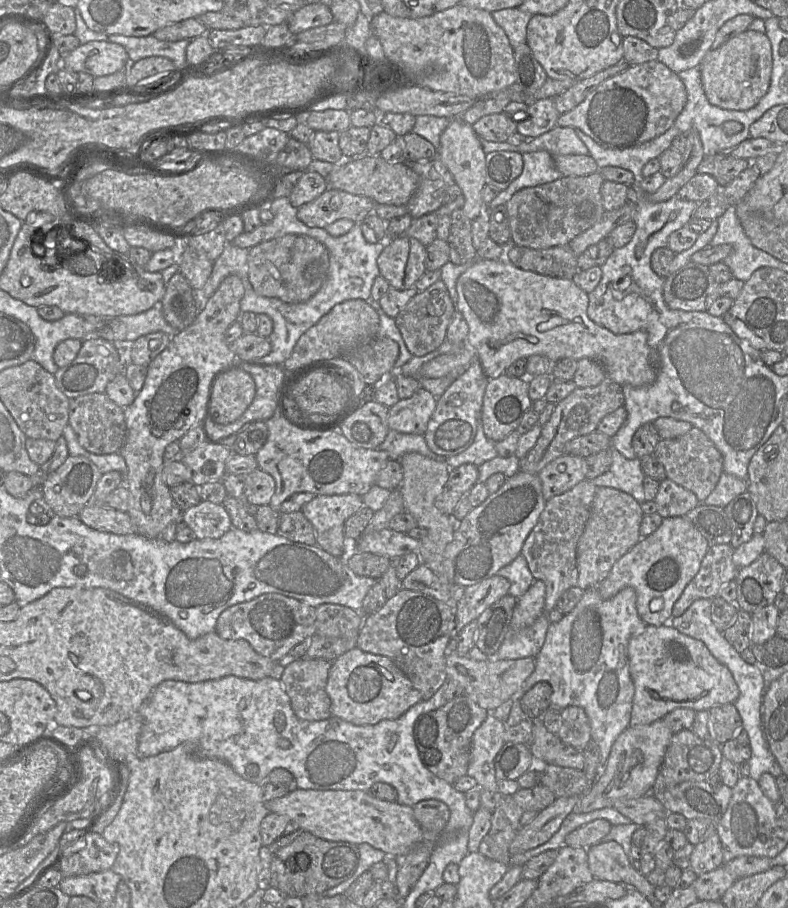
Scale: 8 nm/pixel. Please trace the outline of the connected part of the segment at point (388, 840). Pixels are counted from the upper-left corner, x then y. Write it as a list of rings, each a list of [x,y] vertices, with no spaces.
[[[295,789],[284,797],[267,802],[267,809],[269,812],[288,816],[294,827],[301,831],[308,831],[321,839],[356,845],[368,843],[383,851],[388,857],[406,854],[423,840],[423,830],[415,819],[413,807],[380,800],[369,791]]]

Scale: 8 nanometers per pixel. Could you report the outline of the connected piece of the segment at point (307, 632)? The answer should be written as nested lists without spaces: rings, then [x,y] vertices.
[[[266,593],[225,609],[218,617],[217,634],[225,640],[246,640],[259,654],[278,662],[293,647],[315,634],[316,608],[295,598]]]

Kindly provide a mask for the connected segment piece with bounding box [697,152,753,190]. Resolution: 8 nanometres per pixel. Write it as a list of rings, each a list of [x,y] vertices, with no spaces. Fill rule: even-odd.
[[[731,152],[704,156],[697,168],[698,174],[712,175],[721,188],[731,183],[753,161],[734,157]]]

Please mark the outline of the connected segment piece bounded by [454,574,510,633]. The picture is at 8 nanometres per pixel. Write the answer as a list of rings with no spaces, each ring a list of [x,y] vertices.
[[[497,574],[463,589],[462,597],[454,609],[455,633],[477,620],[481,613],[509,593],[510,582]]]

